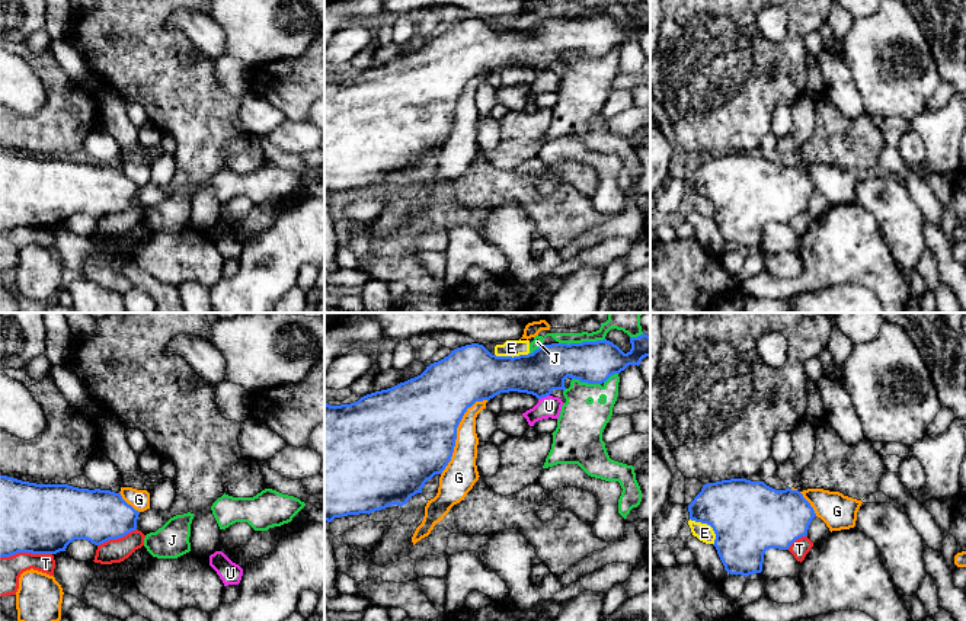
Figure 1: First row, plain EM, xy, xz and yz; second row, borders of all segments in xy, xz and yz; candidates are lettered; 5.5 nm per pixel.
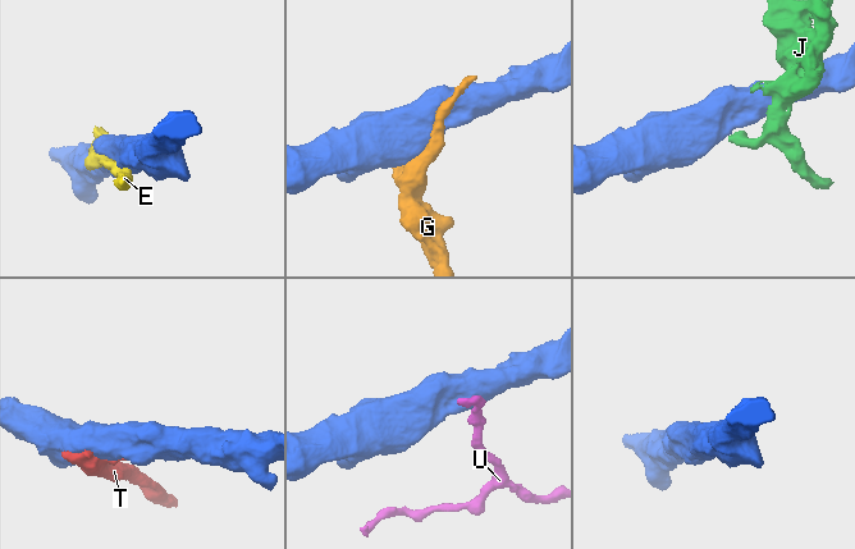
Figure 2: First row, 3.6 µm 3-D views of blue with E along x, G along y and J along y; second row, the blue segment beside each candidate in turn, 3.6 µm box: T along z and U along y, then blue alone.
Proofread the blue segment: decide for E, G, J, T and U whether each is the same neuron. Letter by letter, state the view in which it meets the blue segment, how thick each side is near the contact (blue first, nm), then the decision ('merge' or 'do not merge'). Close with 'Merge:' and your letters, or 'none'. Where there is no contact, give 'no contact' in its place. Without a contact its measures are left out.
E: contact in yz; calibres 400 and 100 nm; do not merge
G: contact in xz; calibres 500 and 190 nm; do not merge
J: contact in xz; calibres 240 and 60 nm; do not merge
T: contact in xy; calibres 380 and 130 nm; do not merge
U: contact in xz; calibres 240 and 120 nm; do not merge
Merge: none

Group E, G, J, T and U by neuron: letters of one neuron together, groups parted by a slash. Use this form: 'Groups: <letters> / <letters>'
Groups: E J / G / T / U

